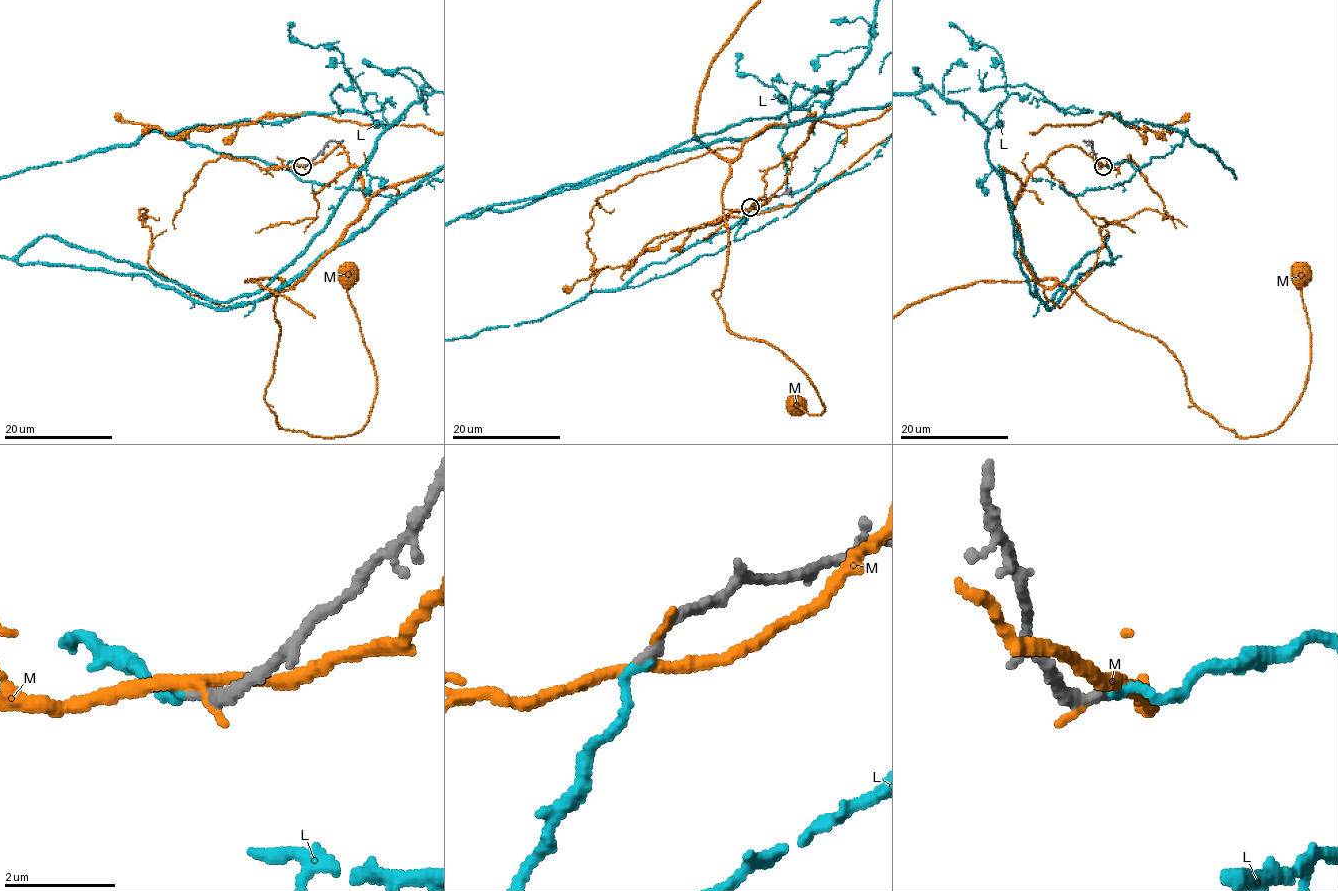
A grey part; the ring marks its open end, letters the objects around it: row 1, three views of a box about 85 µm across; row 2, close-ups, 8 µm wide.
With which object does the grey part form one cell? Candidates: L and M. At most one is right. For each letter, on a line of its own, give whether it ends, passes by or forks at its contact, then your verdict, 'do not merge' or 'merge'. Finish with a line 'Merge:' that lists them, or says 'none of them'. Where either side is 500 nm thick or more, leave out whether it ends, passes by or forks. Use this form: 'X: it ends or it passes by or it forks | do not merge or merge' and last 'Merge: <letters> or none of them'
L: it ends | merge
M: it passes by | do not merge
Merge: L

